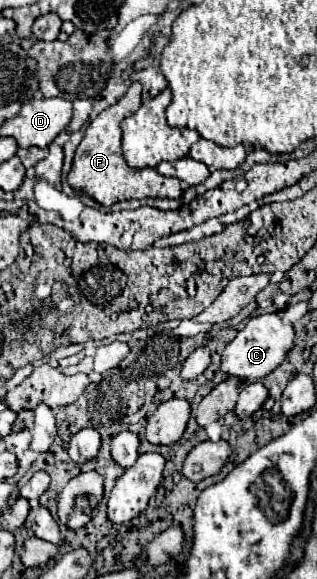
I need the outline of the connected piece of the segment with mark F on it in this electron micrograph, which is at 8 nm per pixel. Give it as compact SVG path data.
M140 82L130 84L128 92L122 96L122 100L118 100L114 106L106 108L104 112L100 112L90 122L84 140L76 148L72 170L68 174L68 184L74 190L82 190L84 194L94 198L104 208L110 208L112 204L116 204L120 200L130 200L130 198L138 198L138 200L142 200L142 198L172 198L172 200L180 200L182 198L180 180L166 178L166 176L158 174L154 168L132 170L122 160L122 148L120 148L122 130L120 130L120 124L122 124L124 118L128 118L130 114L134 114L140 108L140 104L142 104L140 96L142 96L142 84Z

